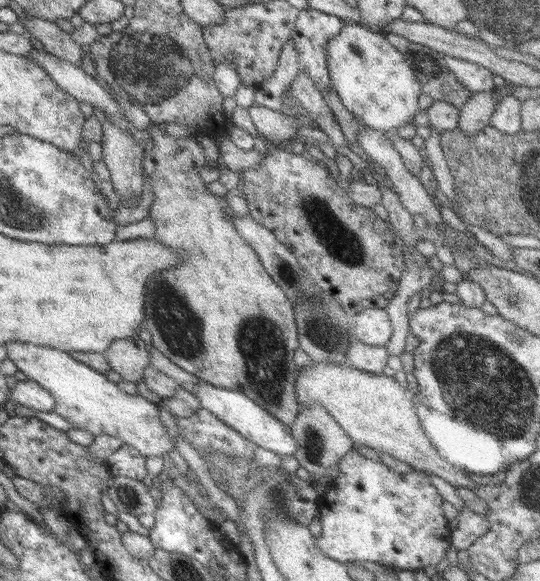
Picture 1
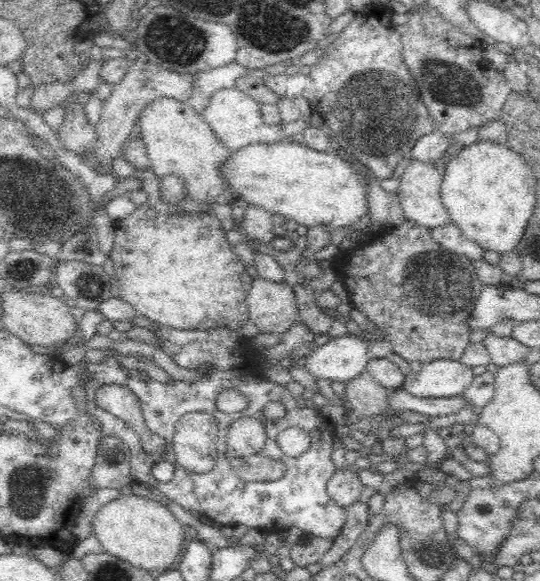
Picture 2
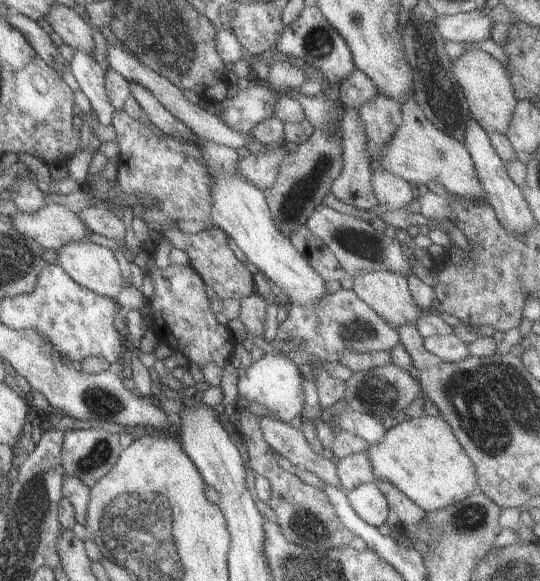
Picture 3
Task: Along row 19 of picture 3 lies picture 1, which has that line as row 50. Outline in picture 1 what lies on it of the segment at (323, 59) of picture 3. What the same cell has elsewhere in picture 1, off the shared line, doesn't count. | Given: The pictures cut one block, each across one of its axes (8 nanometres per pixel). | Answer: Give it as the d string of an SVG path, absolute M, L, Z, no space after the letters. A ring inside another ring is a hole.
M308 8L299 10L295 23L292 24L290 40L293 42L298 55L299 72L305 72L307 77L311 79L313 85L321 94L321 98L324 98L325 89L333 89L325 69L325 44L339 33L342 26L341 19Z

